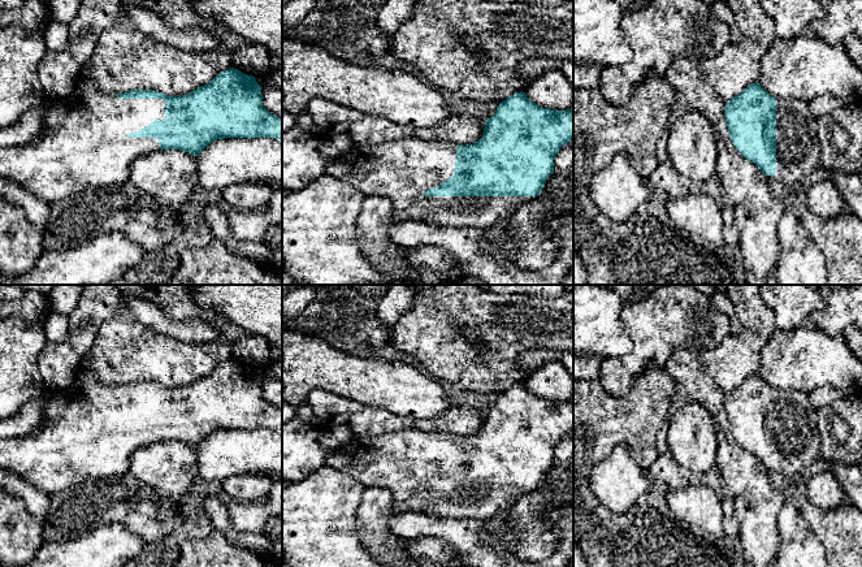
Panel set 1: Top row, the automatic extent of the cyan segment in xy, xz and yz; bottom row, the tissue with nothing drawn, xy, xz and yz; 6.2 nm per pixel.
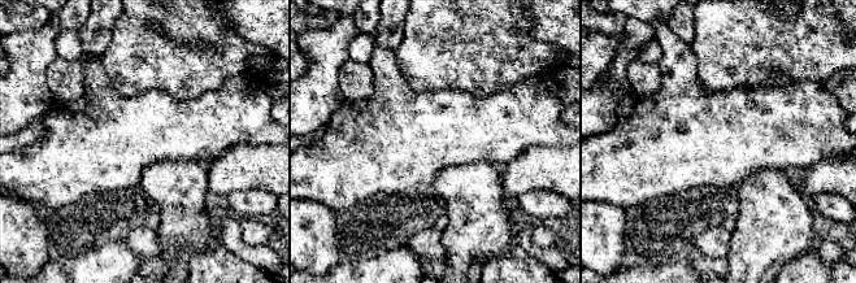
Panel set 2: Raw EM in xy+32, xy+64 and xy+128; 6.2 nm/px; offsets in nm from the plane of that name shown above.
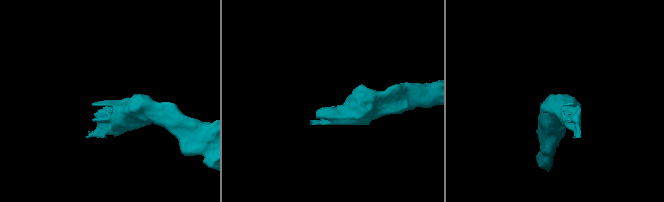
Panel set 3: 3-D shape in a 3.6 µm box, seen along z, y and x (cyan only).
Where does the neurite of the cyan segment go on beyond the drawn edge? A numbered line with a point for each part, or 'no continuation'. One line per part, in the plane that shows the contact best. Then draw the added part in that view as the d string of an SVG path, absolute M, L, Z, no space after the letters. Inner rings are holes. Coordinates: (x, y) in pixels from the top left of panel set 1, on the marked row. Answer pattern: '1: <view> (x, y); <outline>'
1: xz (402, 171); M406 138L377 144L355 143L352 150L330 160L325 174L348 181L365 196L386 196L393 202L393 220L420 221L436 228L488 229L510 216L533 196L428 196L426 190L441 186L454 176L458 144Z

